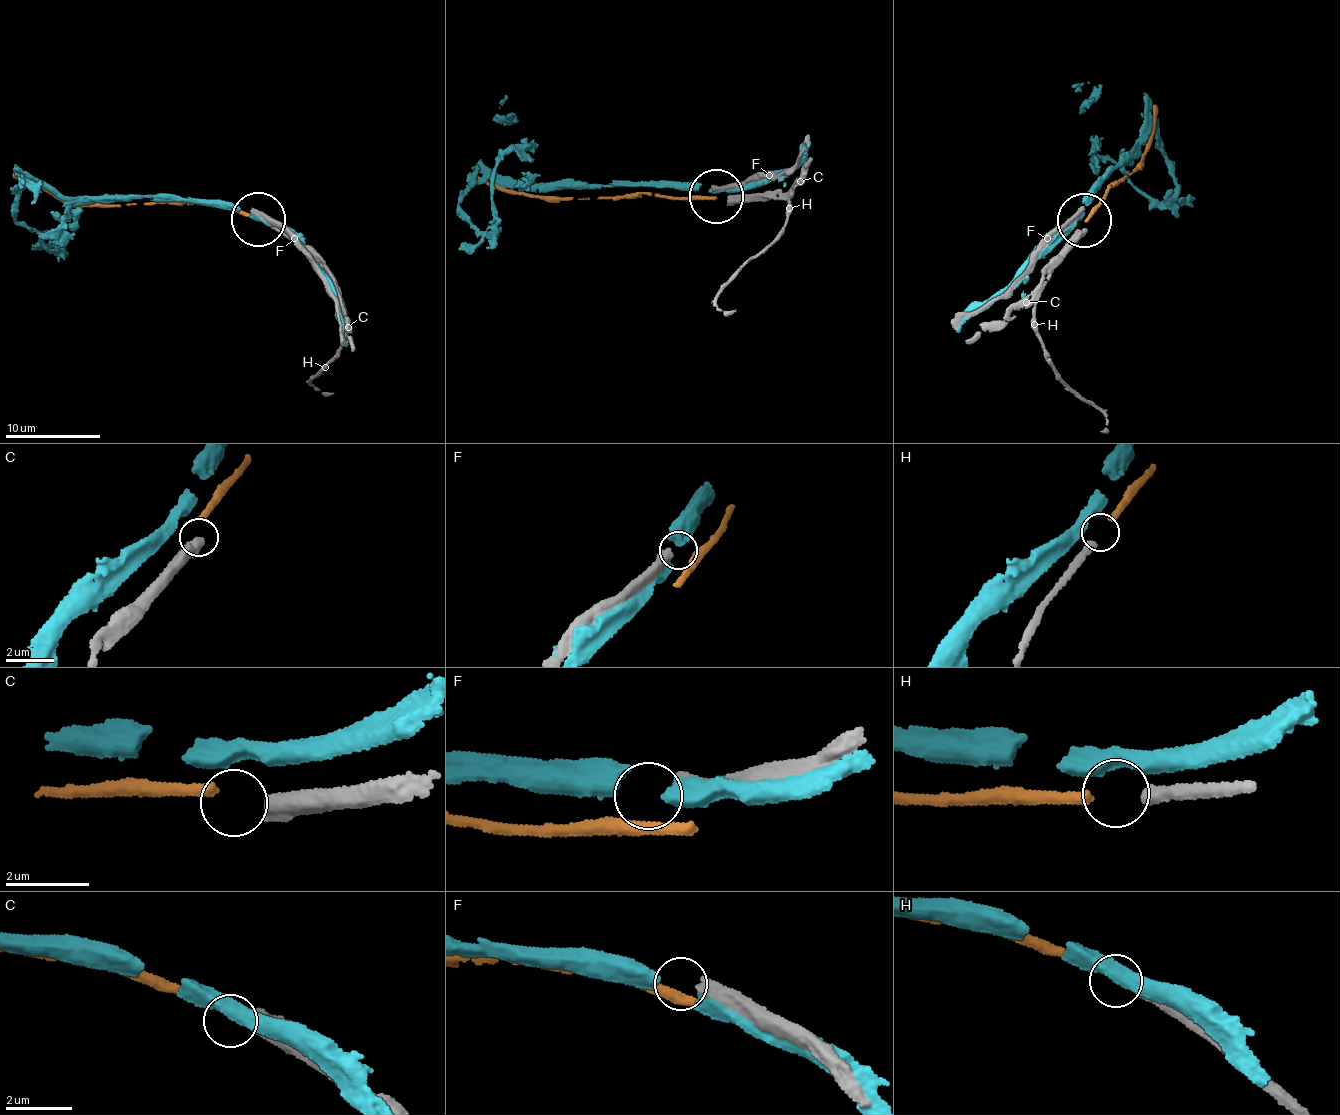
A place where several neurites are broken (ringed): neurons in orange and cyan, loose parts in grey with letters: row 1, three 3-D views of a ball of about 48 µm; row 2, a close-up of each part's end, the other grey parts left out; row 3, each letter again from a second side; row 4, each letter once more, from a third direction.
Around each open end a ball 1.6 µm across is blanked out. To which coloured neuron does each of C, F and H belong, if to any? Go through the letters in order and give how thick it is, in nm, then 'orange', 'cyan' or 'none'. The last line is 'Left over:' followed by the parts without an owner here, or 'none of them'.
C: calibre 480 nm; none
F: calibre 400 nm; none
H: calibre 320 nm; orange
Left over: C, F

